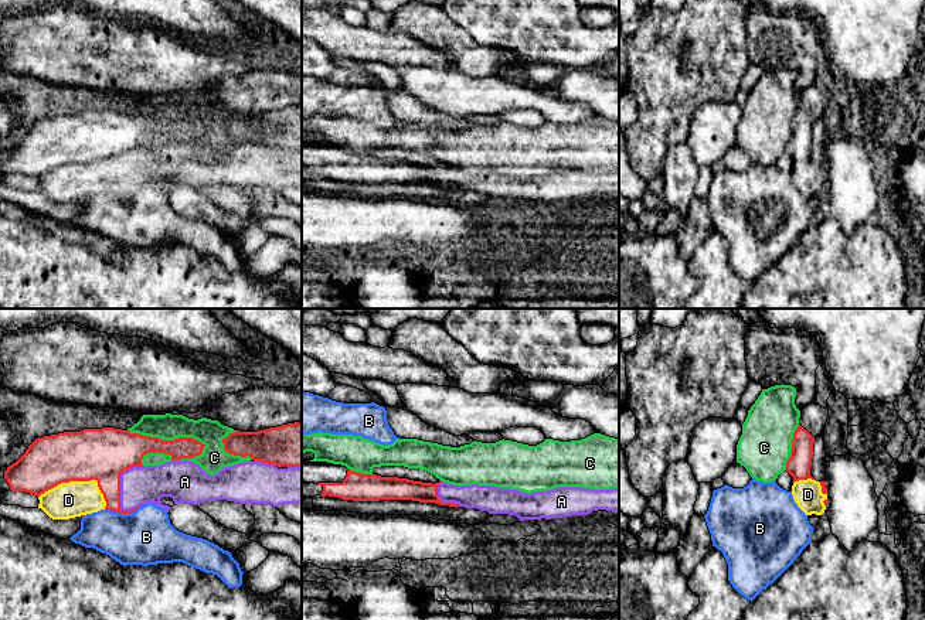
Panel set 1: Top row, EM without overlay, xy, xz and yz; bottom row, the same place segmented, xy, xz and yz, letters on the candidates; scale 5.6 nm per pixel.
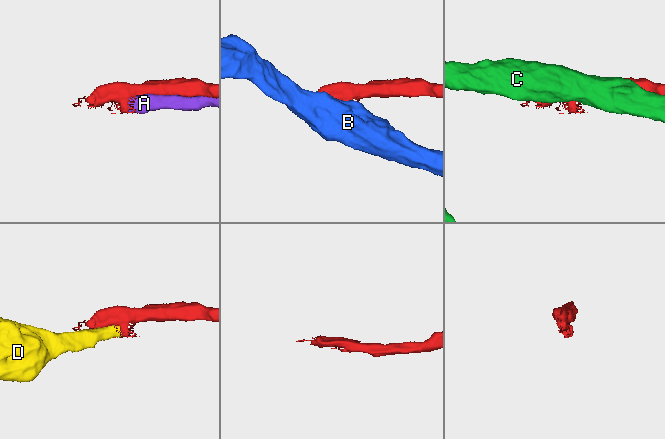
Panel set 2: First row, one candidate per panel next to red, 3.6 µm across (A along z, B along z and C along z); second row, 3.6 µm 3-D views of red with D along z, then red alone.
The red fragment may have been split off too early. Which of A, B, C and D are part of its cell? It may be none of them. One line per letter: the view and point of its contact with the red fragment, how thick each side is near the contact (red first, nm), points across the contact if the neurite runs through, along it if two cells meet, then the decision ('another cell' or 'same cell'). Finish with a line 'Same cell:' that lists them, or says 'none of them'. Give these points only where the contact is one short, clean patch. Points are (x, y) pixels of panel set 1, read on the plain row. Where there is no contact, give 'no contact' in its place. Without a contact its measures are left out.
A: contact xy (119, 164); calibres 300 and 220 nm; another cell
B: contact xy (123, 196); calibres 150 and 320 nm; border xy (142, 188), (131, 196), (105, 193); another cell
C: contact xy (167, 123); calibres 200 and 150 nm; another cell
D: contact xy (80, 163); calibres 300 and 200 nm; another cell
Same cell: none of them

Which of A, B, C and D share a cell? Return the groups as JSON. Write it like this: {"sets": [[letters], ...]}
{"sets": [["A", "D"], ["B"], ["C"]]}

